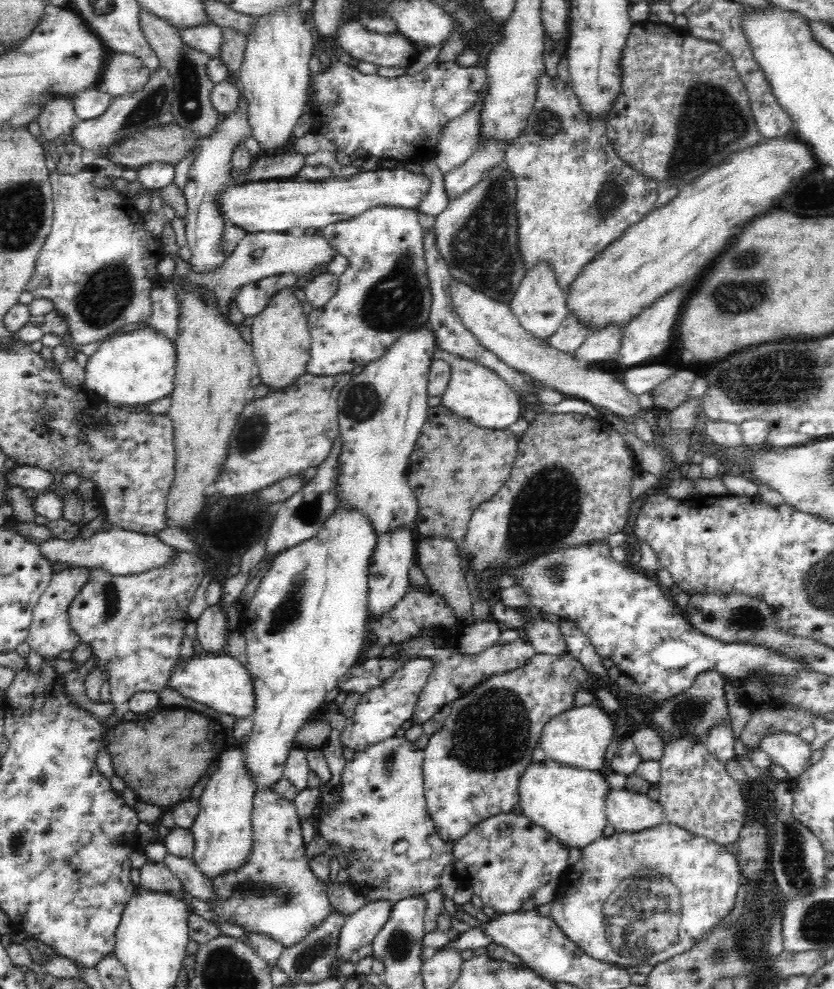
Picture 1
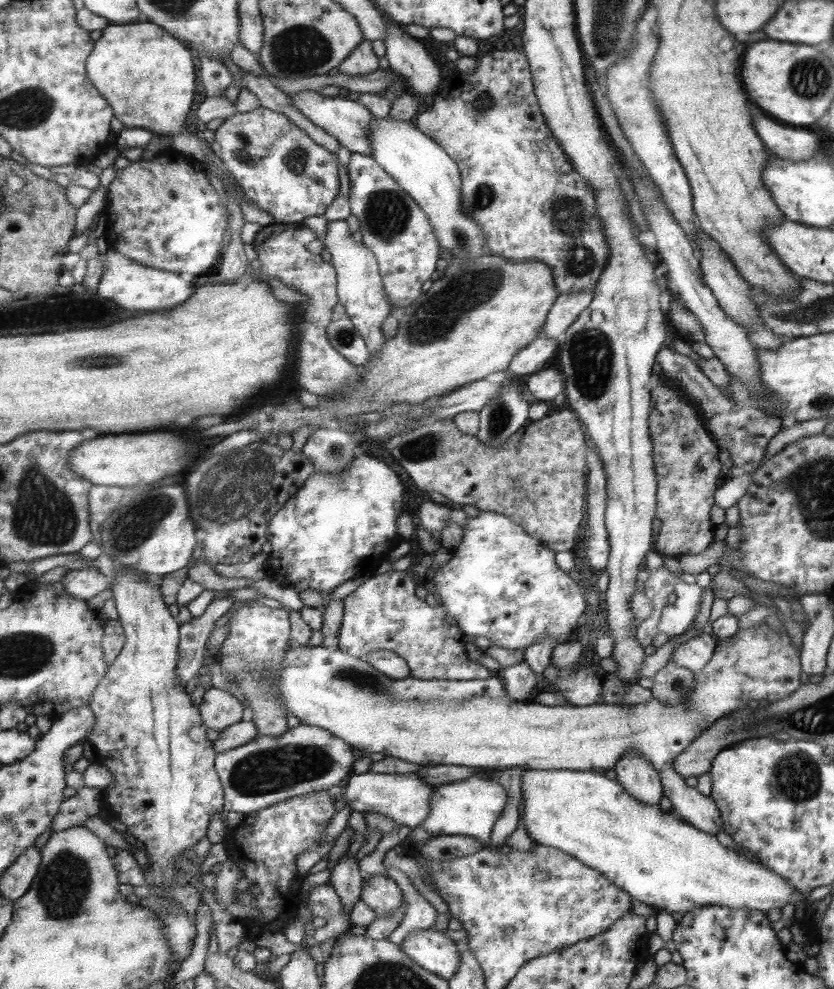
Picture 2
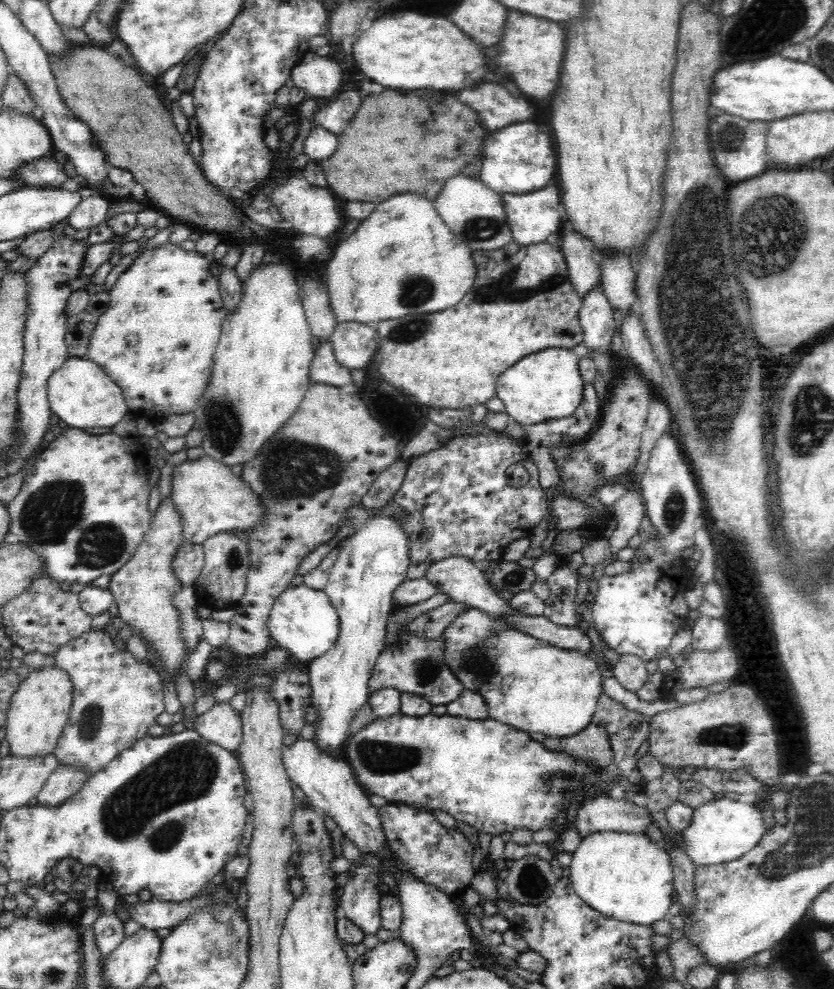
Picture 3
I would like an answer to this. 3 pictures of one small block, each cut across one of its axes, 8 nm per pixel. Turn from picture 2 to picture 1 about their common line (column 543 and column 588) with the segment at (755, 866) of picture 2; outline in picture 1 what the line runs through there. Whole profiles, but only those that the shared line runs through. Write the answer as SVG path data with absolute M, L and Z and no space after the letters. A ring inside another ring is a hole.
M547 758L542 764L533 762L521 774L519 805L523 814L535 824L556 835L568 847L582 850L604 836L603 828L608 824L604 815L605 796L609 790L609 784L600 771L582 770Z

